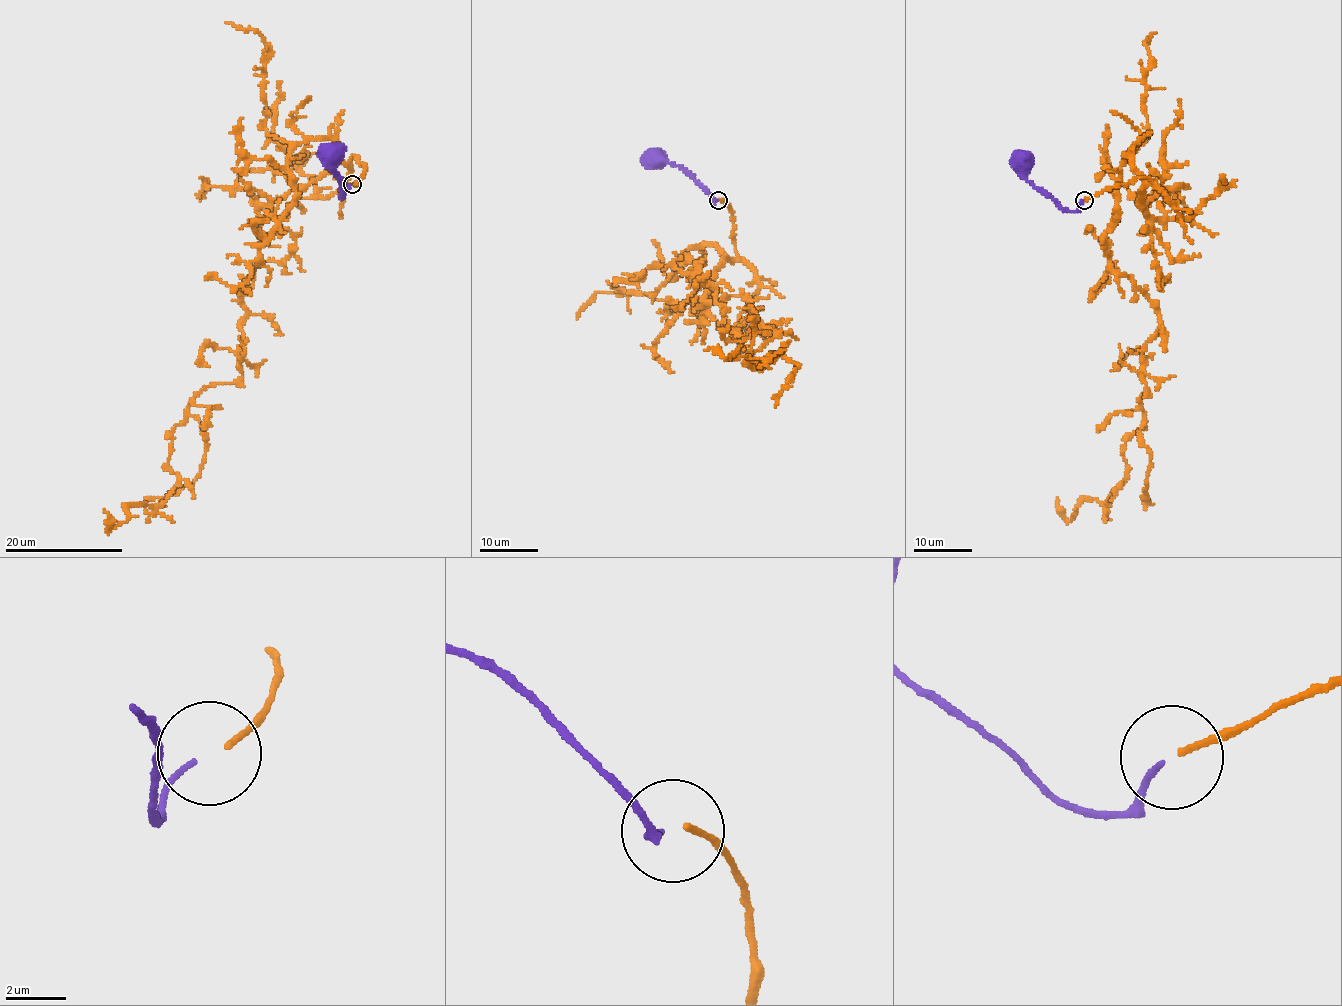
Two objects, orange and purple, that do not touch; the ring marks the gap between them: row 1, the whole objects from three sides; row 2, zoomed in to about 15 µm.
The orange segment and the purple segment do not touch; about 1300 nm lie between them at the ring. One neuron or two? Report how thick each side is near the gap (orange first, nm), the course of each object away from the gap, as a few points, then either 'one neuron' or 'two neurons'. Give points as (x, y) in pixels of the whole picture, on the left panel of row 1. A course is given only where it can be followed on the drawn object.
200 nm thick on the orange side, 180 nm on the other; orange runs (355, 184), (334, 141), (295, 146), (242, 287), (242, 377), (172, 430), (167, 497), (109, 531), (103, 510); purple runs (349, 186), (342, 197), (342, 187), (324, 158), (324, 153), (328, 152); two neurons

